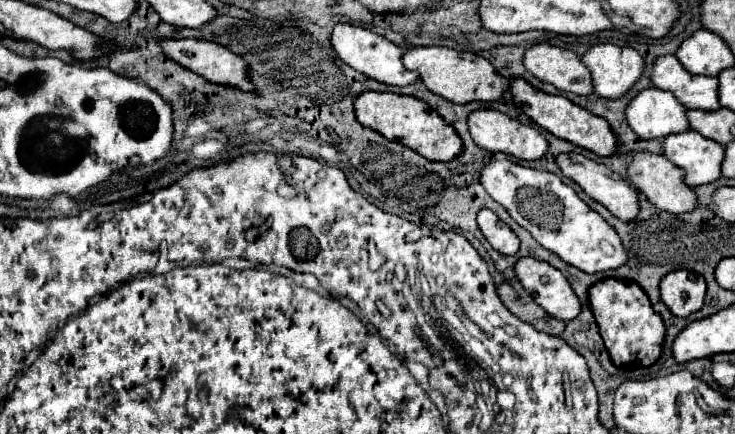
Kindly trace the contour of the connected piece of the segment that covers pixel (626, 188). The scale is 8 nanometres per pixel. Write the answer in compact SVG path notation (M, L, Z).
M559 154L557 156L557 164L561 168L561 172L571 178L573 182L577 182L593 200L601 202L613 216L629 222L629 220L635 220L637 214L639 214L639 194L637 190L625 180L621 178L617 172L609 170L607 166L595 162L595 160L589 160L585 158L583 154Z

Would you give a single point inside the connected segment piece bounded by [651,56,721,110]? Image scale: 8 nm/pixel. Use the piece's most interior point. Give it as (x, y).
(700, 92)

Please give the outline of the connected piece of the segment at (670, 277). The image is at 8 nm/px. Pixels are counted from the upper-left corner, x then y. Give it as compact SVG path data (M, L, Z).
M689 270L669 272L661 280L661 300L675 316L689 316L703 308L705 300L705 278Z

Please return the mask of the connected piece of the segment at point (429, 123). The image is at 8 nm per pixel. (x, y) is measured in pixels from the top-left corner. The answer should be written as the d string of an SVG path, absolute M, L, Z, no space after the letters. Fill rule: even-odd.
M363 92L355 100L355 114L363 126L377 130L387 140L395 140L409 146L411 150L419 152L429 160L447 162L459 156L459 152L463 152L463 140L459 140L455 128L451 128L451 124L445 124L445 120L419 98L391 92Z

